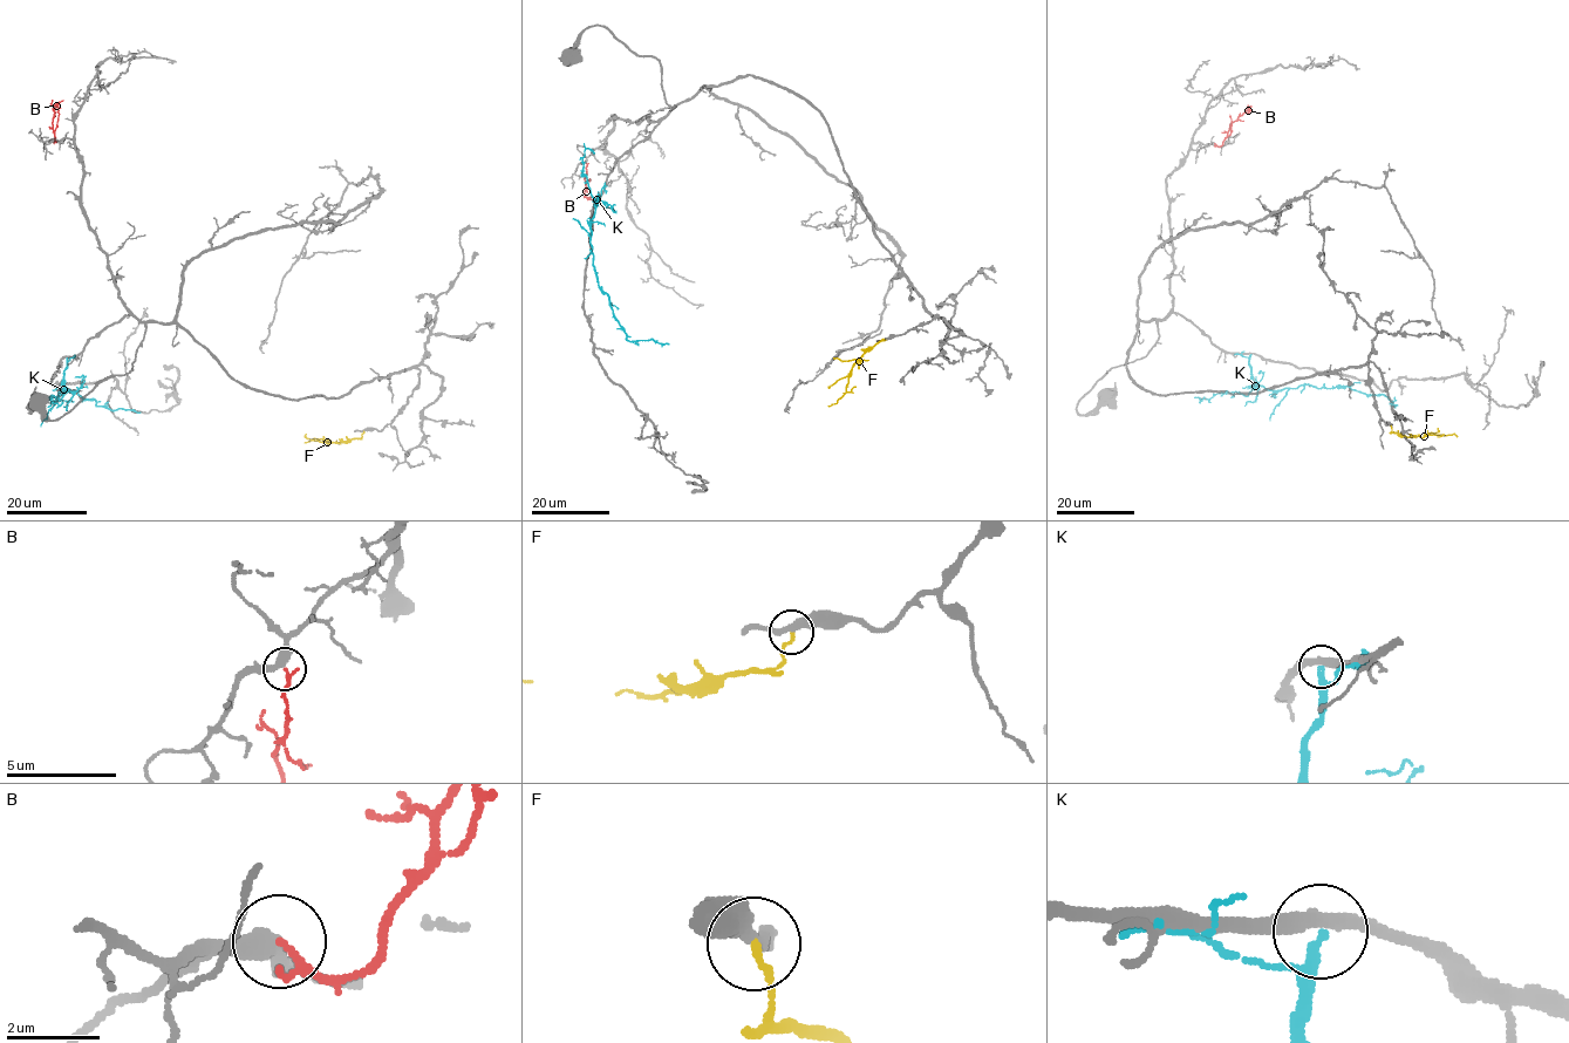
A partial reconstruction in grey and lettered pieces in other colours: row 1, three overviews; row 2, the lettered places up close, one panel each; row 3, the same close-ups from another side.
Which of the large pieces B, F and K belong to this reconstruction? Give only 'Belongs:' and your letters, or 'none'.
Belongs: B

